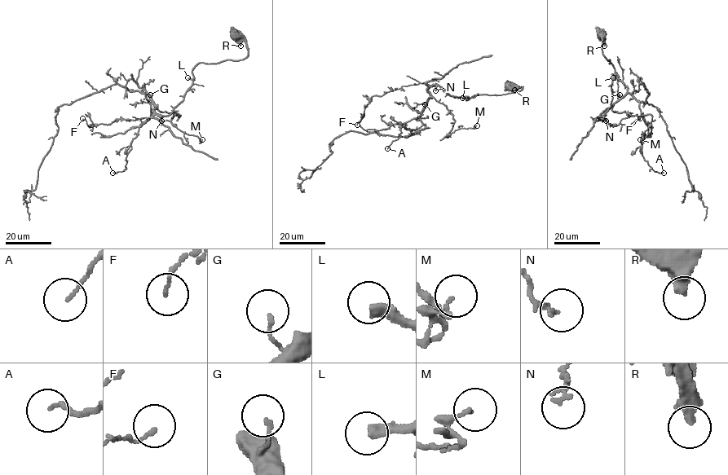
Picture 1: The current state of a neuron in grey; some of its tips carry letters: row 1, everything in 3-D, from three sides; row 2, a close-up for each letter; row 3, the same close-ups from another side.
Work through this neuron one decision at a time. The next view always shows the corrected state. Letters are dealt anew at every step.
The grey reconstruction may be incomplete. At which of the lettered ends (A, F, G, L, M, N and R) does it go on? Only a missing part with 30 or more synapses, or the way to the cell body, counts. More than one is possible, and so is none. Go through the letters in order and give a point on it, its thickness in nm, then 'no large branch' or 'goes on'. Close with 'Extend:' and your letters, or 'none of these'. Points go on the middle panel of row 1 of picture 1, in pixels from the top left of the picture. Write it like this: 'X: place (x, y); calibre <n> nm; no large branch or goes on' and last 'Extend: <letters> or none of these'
A: place (387, 148); calibre 120 nm; no large branch
F: place (357, 125); calibre 110 nm; no large branch
G: place (425, 104); calibre 110 nm; no large branch
L: place (462, 98); calibre 380 nm; no large branch
M: place (477, 125); calibre 140 nm; no large branch
N: place (435, 90); calibre 170 nm; no large branch
R: place (514, 90); calibre 440 nm; no large branch
Extend: none of these

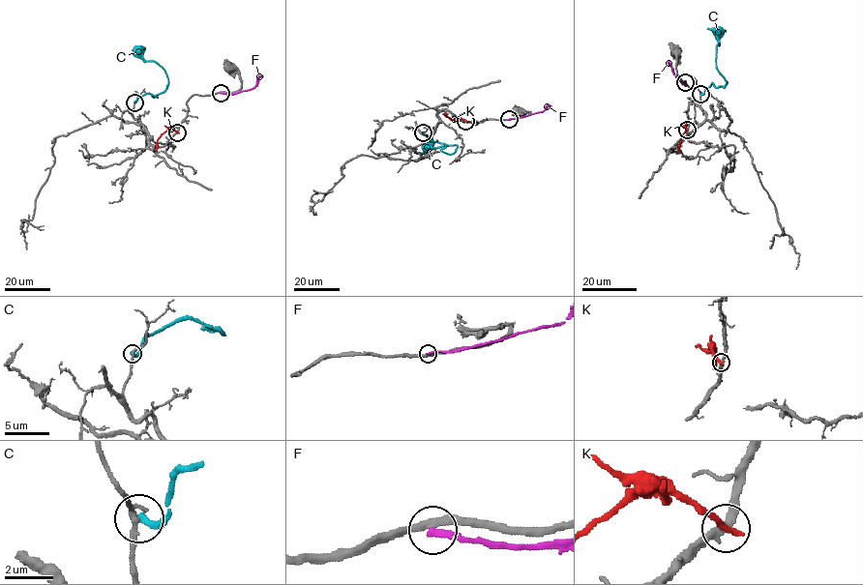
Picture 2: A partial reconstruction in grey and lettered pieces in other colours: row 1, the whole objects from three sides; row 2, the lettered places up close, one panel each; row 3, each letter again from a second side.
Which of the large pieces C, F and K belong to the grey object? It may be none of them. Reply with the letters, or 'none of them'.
none of them

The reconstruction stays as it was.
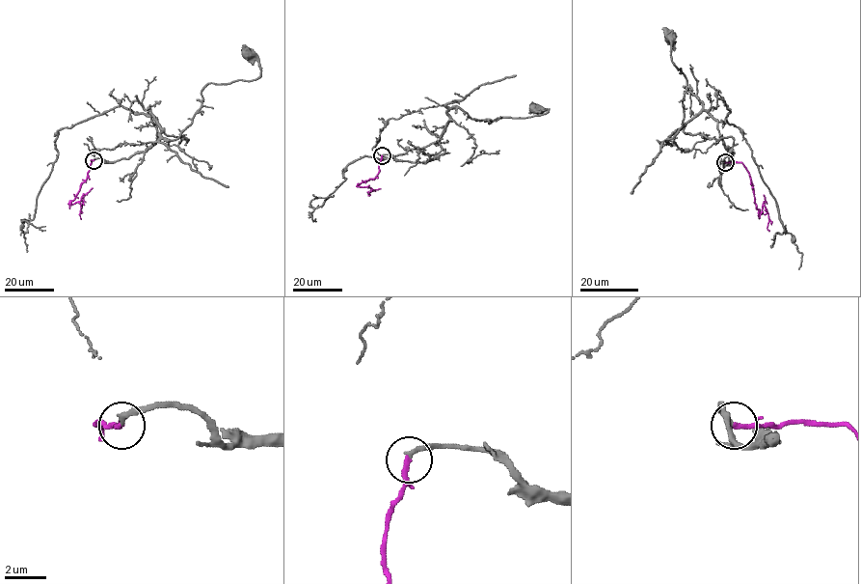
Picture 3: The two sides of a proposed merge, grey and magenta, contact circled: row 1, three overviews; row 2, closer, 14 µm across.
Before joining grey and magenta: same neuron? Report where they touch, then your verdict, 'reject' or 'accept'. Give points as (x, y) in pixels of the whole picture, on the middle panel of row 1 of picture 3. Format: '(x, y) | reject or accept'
(382, 155) | accept

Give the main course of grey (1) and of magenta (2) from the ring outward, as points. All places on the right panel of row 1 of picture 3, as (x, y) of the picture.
1: (725, 162), (733, 154), (704, 111), (668, 138), (681, 126), (686, 91), (669, 38)
2: (725, 162), (741, 162), (749, 174), (756, 208), (762, 213), (765, 207), (769, 231)

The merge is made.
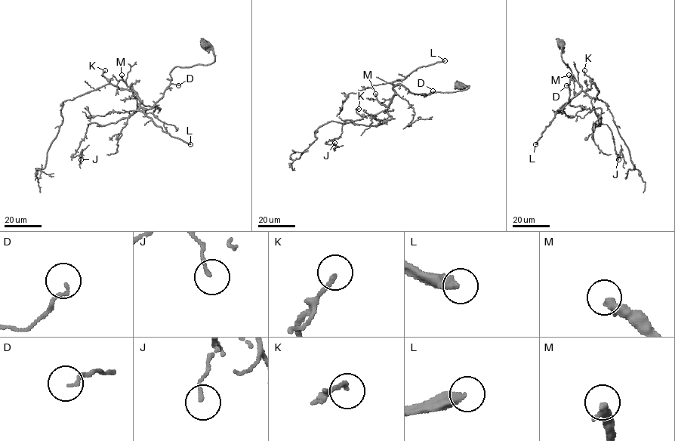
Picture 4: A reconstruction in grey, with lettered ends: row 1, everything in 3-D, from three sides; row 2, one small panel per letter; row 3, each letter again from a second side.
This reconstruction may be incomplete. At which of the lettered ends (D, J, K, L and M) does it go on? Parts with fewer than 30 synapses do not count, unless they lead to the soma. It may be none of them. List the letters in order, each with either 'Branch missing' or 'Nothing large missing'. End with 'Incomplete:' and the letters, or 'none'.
D: Nothing large missing
J: Nothing large missing
K: Nothing large missing
L: Branch missing
M: Branch missing
Incomplete: L, M

